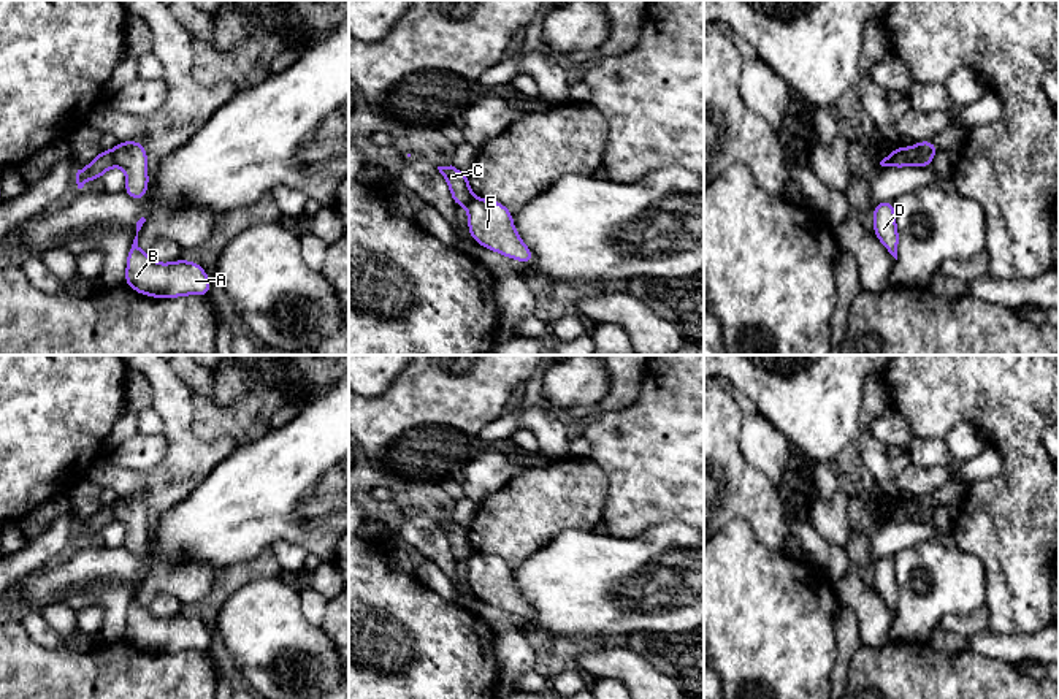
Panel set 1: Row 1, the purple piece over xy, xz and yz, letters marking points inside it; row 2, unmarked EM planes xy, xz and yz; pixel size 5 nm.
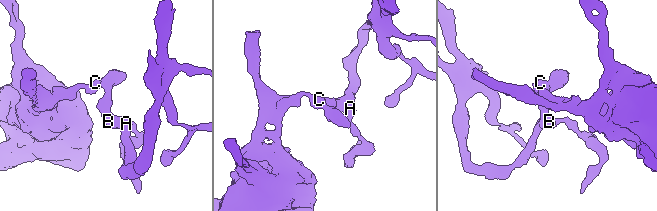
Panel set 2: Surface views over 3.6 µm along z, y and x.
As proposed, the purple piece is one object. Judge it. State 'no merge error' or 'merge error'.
merge error

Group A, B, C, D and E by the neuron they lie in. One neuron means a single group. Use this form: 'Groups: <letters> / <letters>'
Groups: A B D E / C

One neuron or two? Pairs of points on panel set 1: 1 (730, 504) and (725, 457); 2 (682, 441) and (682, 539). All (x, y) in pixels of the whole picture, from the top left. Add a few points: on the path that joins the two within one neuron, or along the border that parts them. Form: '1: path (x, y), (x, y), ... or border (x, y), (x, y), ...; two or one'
1: path (730, 493), (725, 468); one
2: border (687, 522), (661, 520), (646, 530); two

